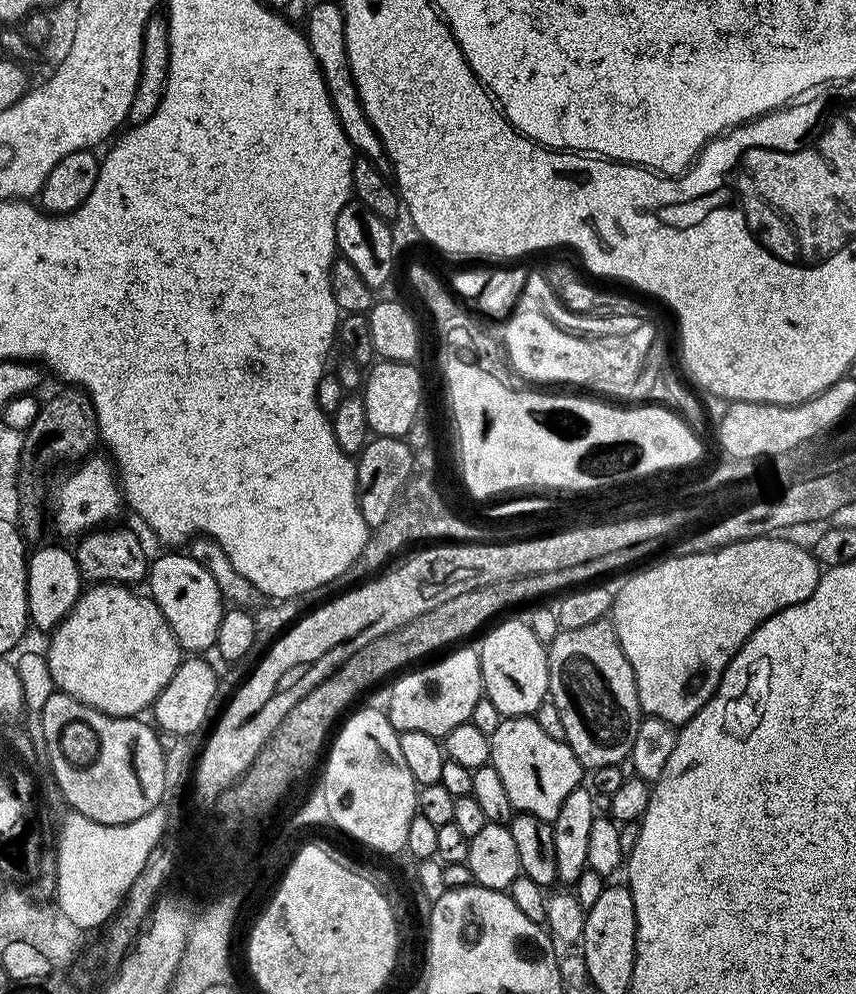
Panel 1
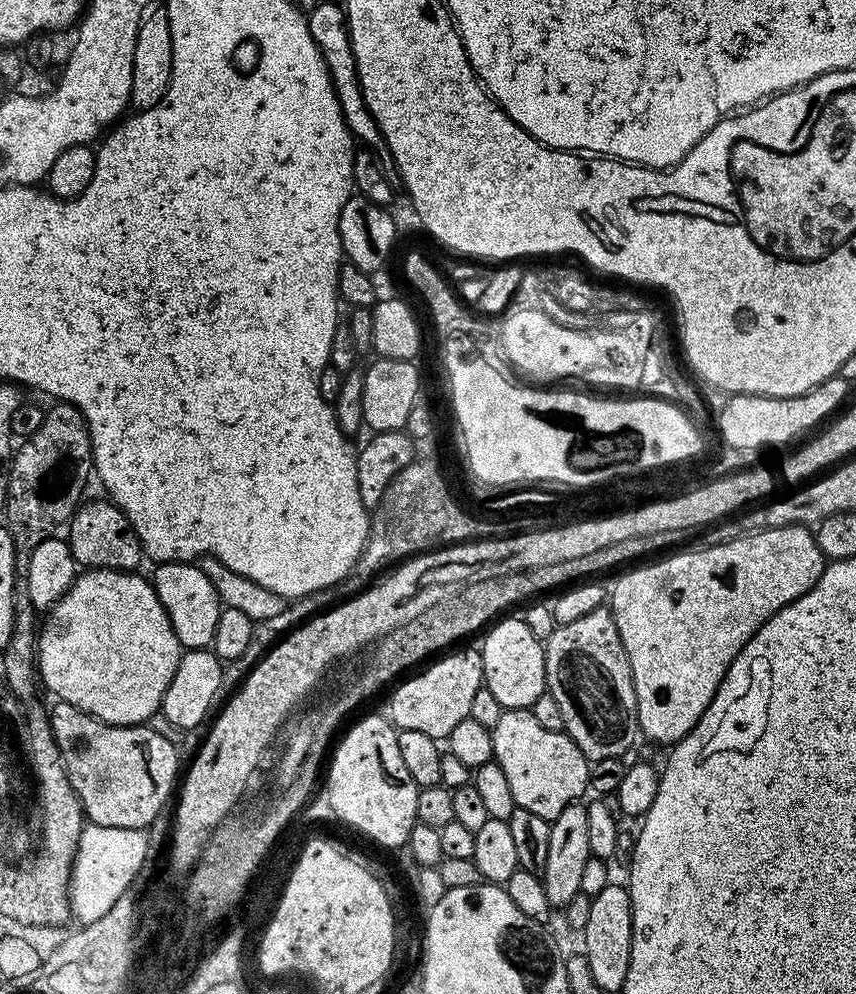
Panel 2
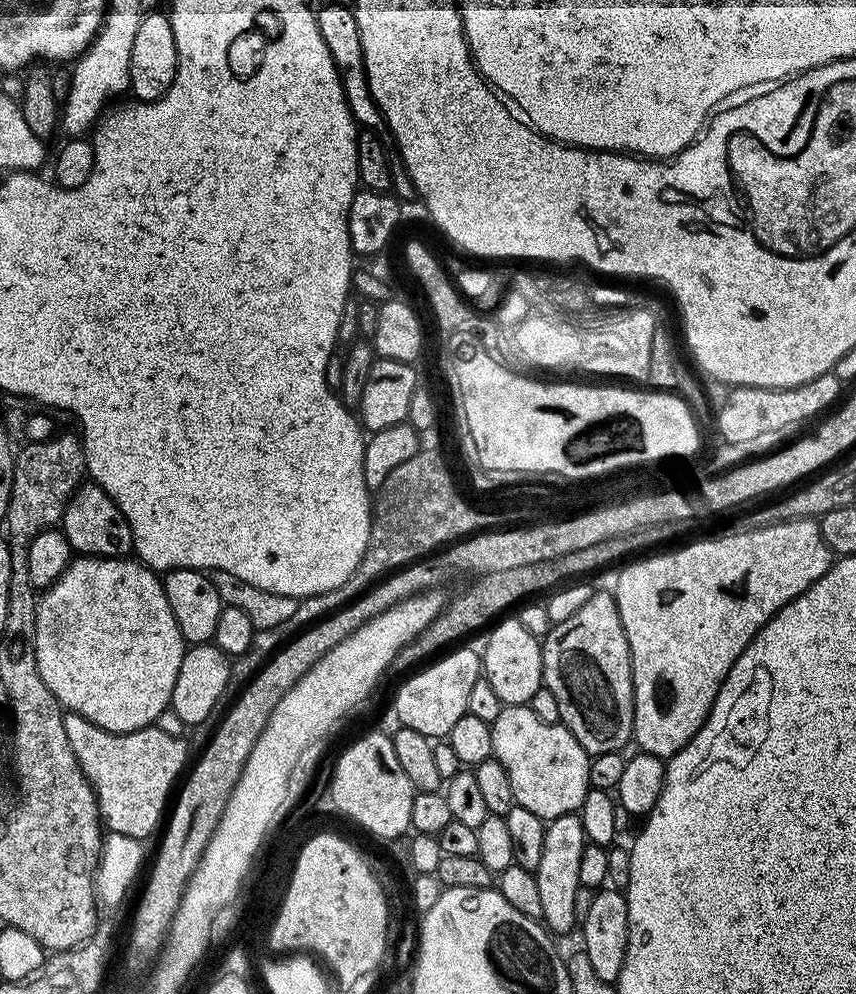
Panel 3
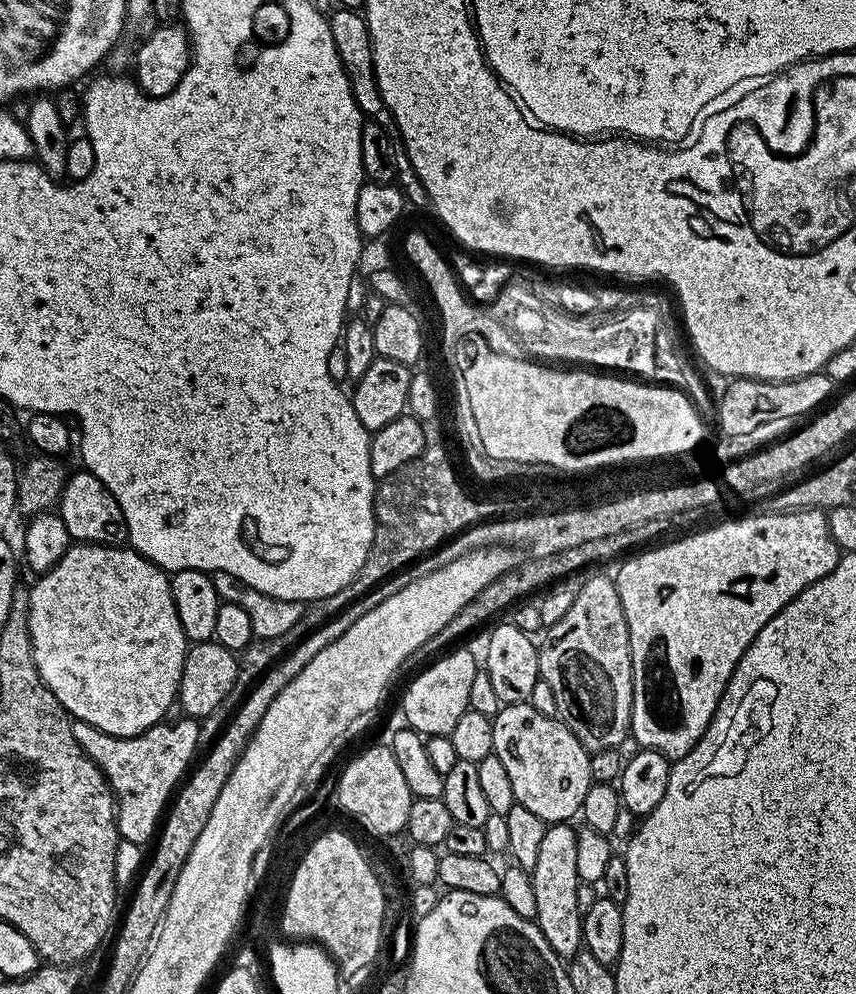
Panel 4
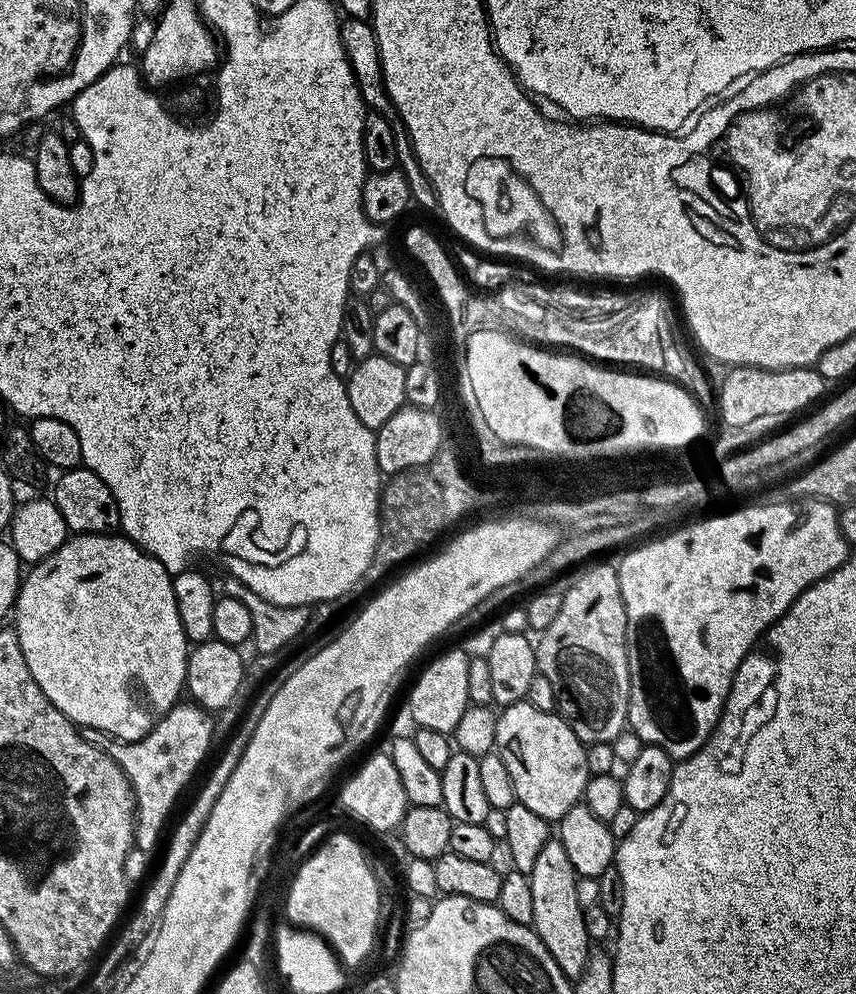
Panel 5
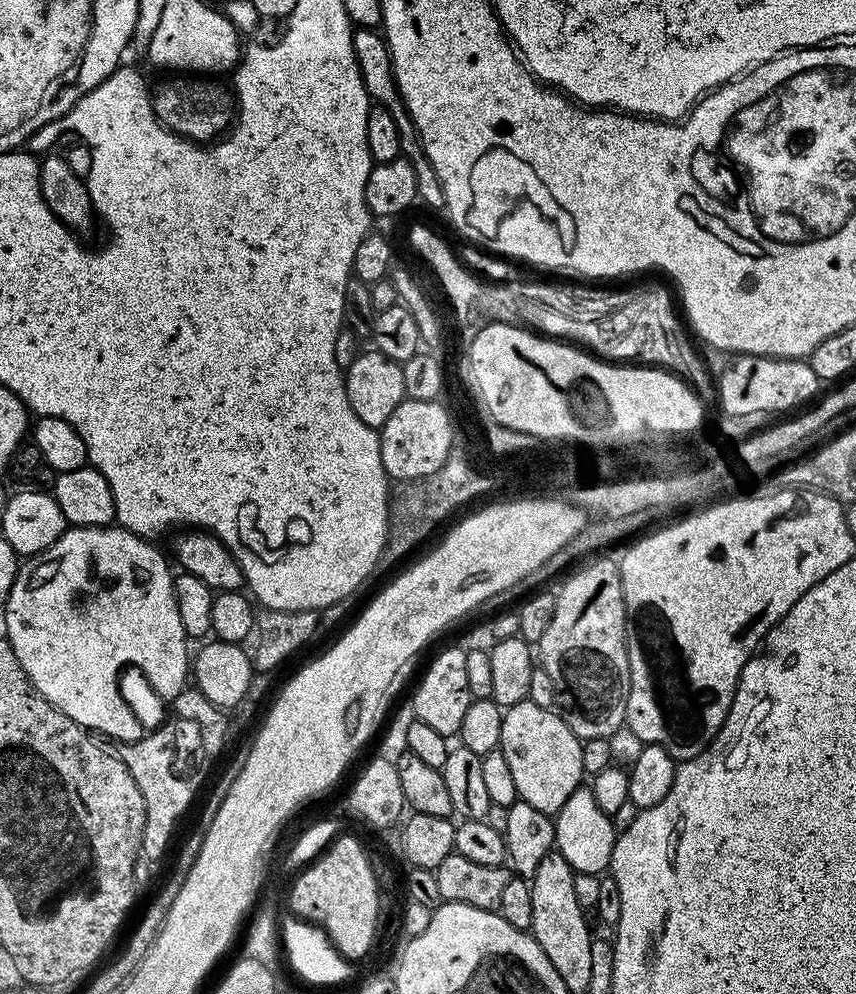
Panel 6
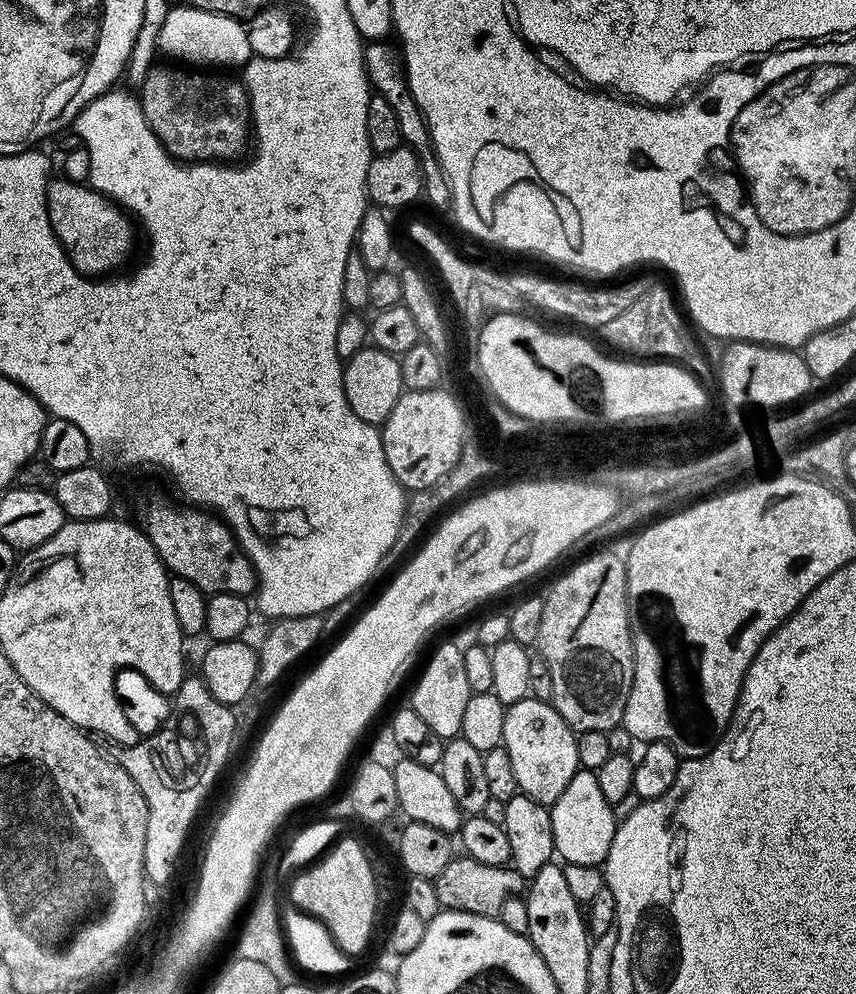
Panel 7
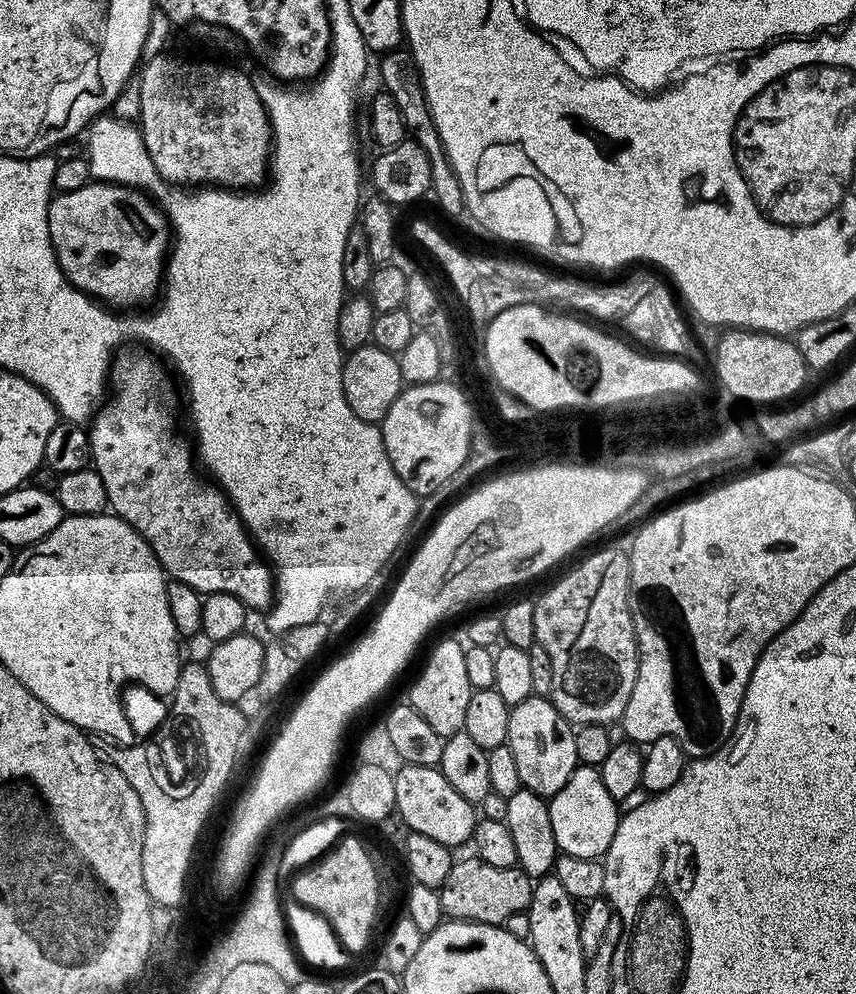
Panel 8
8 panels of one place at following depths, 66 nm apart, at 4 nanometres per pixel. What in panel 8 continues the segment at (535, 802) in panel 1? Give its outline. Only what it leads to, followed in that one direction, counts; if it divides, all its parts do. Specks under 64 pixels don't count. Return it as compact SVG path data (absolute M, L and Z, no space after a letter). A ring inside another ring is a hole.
M535 694L515 705L510 714L508 745L514 750L521 785L534 794L550 798L566 786L570 774L578 767L574 750L574 728L553 706L551 699Z

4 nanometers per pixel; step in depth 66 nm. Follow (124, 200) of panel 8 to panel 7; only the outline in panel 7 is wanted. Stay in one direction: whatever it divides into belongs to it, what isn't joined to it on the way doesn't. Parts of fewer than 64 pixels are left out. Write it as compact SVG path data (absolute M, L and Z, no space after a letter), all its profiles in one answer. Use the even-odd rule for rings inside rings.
M52 178L48 181L48 217L52 232L64 247L69 262L83 276L93 278L100 278L123 269L123 264L132 252L134 224L129 213L95 187L88 188L87 183L75 184L67 178L59 179Z

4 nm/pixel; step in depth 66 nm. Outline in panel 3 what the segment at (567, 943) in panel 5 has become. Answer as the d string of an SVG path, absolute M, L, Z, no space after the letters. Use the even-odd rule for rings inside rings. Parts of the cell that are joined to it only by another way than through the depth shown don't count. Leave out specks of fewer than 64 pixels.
M579 815L559 816L547 821L542 838L542 859L538 861L535 872L538 882L538 899L542 902L543 925L549 933L568 932L577 927L578 917L574 902L578 899L581 882L578 870L582 863L582 854L586 847L584 831Z

